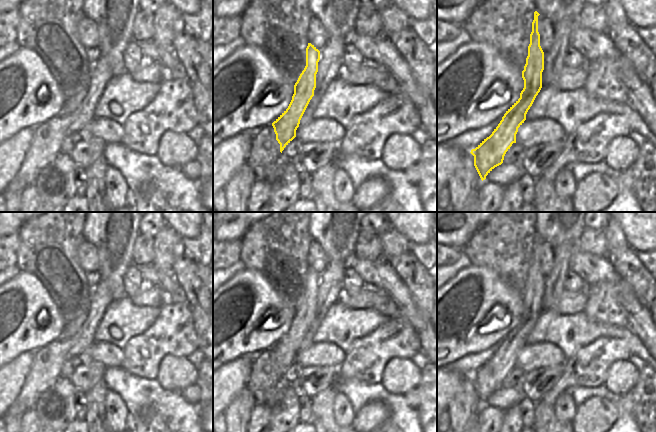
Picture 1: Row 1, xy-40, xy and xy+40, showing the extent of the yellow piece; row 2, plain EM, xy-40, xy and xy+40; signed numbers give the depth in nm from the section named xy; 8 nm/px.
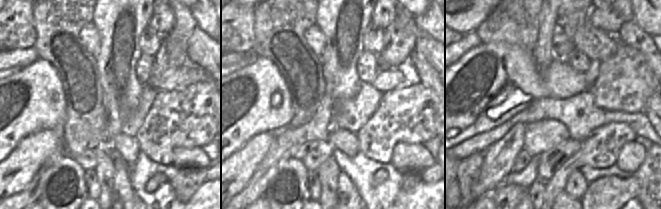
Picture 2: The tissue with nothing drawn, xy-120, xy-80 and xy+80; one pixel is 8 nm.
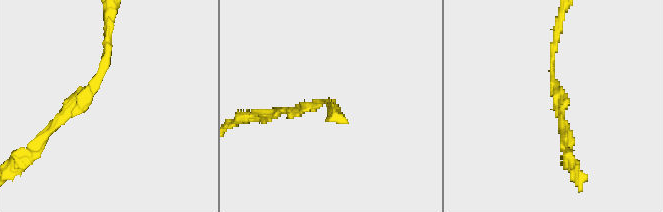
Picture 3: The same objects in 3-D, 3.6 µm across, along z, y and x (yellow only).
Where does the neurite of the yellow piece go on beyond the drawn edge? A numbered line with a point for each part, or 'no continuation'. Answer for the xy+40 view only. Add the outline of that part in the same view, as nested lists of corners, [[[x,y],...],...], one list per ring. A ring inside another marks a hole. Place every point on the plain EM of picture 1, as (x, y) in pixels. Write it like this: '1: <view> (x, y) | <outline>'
no continuation

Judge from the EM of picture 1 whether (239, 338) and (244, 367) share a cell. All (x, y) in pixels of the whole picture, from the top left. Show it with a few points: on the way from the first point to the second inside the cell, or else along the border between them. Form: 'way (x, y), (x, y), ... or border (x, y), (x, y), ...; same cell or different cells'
border (249, 356), (239, 356), (223, 365); different cells

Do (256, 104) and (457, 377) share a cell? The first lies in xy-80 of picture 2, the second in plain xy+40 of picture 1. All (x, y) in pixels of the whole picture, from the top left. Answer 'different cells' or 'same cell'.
different cells

